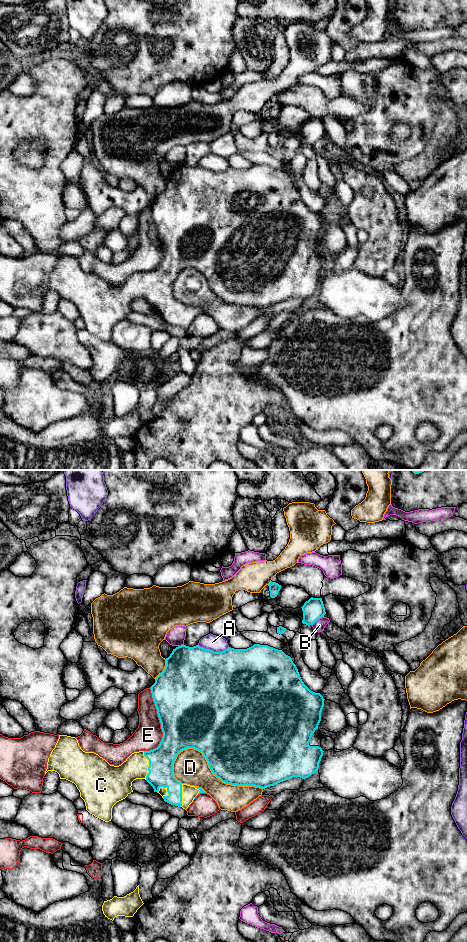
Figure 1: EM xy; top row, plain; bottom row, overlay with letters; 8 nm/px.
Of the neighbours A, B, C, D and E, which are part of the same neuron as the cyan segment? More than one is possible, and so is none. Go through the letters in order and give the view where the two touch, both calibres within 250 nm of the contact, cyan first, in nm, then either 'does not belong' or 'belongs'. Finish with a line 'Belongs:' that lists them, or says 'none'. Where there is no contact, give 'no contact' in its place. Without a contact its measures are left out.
A: contact in xy; calibres 500 and 130 nm; does not belong
B: contact in xy; calibres 170 and 90 nm; does not belong
C: contact in xy; calibres 200 and 190 nm; belongs
D: contact in xy; calibres 500 and 280 nm; does not belong
E: contact in xy; calibres 500 and 220 nm; does not belong
Belongs: C

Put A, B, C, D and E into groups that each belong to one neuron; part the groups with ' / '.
A / B / C / D / E

